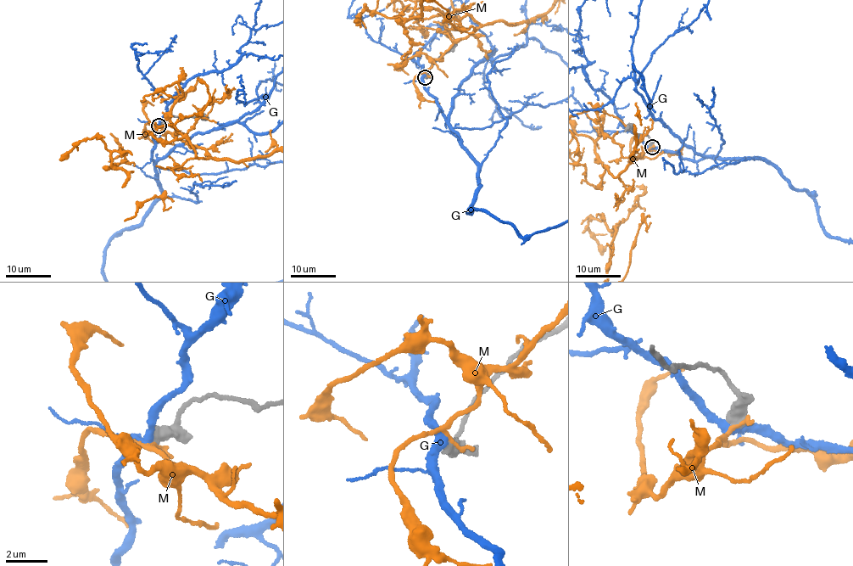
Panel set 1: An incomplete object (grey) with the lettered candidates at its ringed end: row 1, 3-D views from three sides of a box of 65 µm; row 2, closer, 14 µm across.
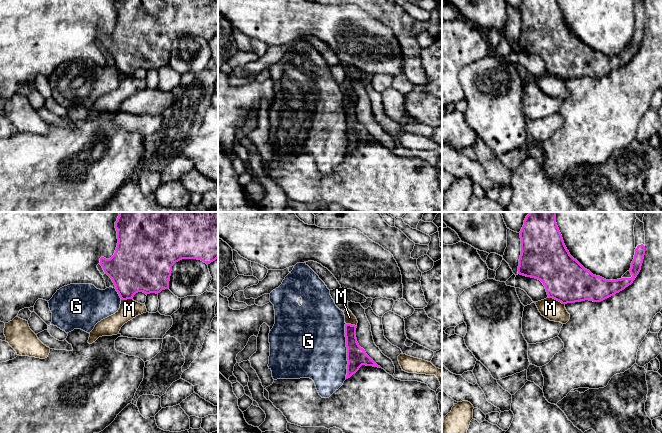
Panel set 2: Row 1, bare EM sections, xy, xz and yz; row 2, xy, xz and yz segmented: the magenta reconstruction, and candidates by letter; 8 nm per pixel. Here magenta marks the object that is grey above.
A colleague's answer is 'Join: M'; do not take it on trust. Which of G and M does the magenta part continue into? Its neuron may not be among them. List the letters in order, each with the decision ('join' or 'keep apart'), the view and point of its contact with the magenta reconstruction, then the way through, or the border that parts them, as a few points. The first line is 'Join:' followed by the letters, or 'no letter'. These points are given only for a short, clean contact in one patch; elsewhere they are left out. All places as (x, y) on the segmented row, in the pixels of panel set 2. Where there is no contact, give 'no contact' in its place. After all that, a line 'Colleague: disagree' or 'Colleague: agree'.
Join: no letter
G: keep apart; meets magenta in xz at (347, 351)
M: keep apart; meets magenta in yz at (556, 299); border along yz (548, 296), (564, 304)
Colleague: disagree

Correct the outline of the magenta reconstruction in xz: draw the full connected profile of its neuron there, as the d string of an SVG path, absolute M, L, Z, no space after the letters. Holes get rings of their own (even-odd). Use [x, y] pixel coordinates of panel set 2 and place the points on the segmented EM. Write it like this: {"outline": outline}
{"outline": "M345 324L348 361L346 379L355 374L362 365L381 368L366 354L365 350L359 346L356 338L356 328L357 326L355 325Z"}

